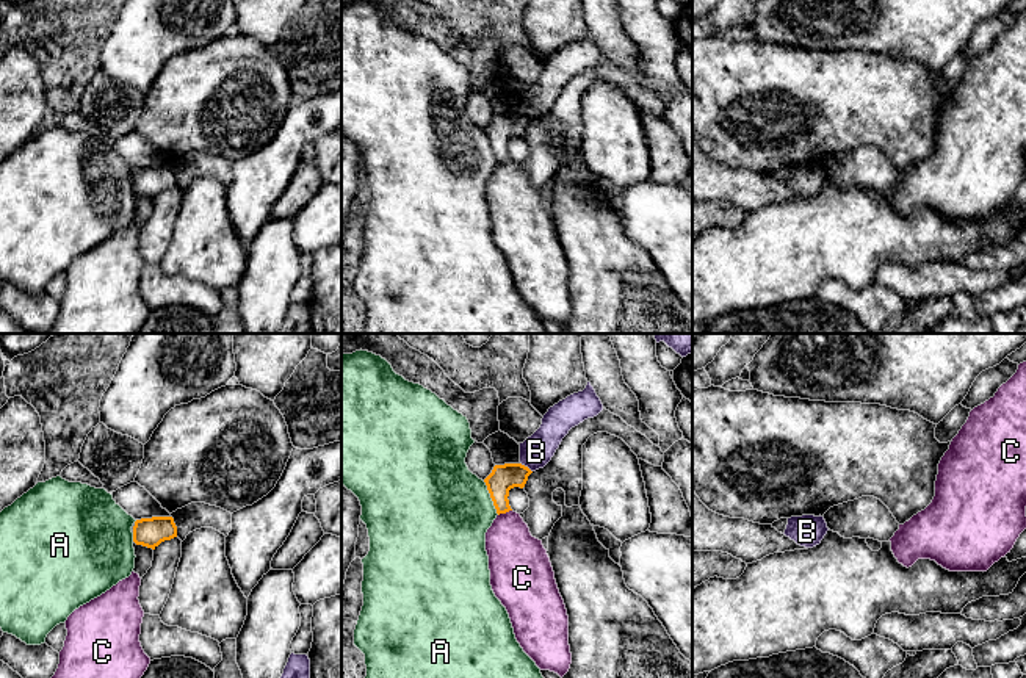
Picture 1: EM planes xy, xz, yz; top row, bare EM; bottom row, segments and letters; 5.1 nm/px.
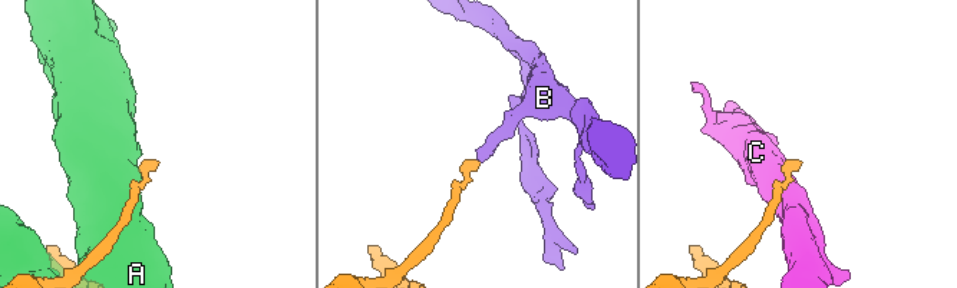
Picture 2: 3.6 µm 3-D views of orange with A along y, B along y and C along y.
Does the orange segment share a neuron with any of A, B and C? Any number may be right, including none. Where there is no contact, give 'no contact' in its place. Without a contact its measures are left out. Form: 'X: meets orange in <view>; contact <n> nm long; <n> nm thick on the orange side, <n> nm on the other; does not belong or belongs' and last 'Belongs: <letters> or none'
A: meets orange in xz; contact 190 nm long; 140 nm thick on the orange side, 480 nm on the other; does not belong
B: meets orange in xz; contact 80 nm long; 140 nm thick on the orange side, 170 nm on the other; does not belong
C: meets orange in xz; contact 80 nm long; 140 nm thick on the orange side, 280 nm on the other; does not belong
Belongs: none

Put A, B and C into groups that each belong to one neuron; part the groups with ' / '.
A / B / C

